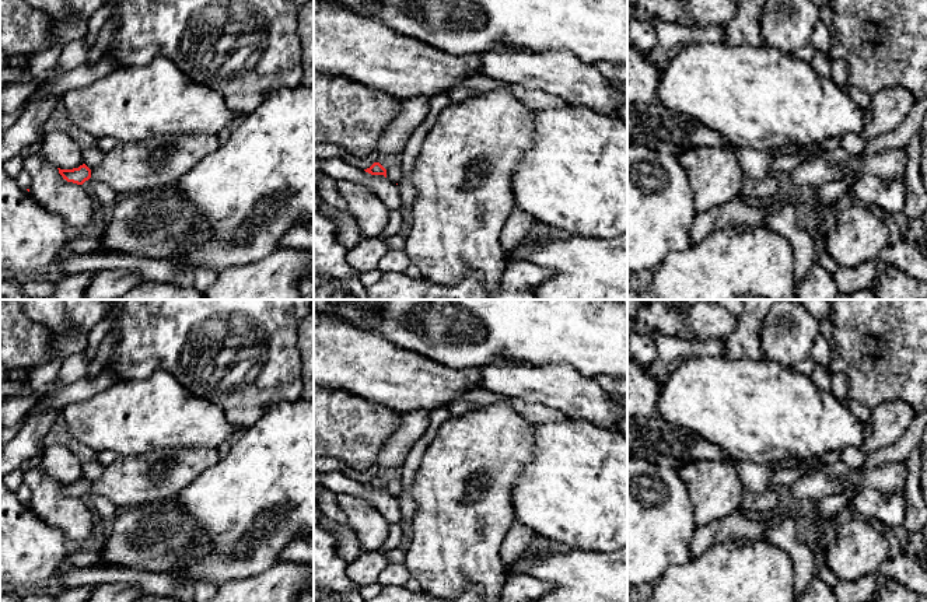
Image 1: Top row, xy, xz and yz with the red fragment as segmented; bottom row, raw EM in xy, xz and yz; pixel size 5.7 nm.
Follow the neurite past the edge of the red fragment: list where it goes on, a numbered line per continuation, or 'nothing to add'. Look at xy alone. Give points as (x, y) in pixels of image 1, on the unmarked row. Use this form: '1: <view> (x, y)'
1: xy (133, 480)

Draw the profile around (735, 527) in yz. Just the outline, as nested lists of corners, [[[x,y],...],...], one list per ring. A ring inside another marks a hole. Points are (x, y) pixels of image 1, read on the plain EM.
[[[738,510],[723,519],[695,528],[692,536],[692,557],[697,557],[711,546],[728,540],[745,545],[769,539],[769,532],[770,526],[766,518],[759,521],[749,519]]]

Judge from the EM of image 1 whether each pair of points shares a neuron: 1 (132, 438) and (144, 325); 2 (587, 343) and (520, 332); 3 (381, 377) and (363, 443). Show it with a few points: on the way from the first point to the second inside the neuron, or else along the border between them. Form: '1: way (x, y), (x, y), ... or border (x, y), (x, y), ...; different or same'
1: border (171, 374), (154, 371), (142, 380), (118, 381); different
2: way (570, 332), (537, 332); same
3: border (345, 388), (371, 402), (395, 409), (402, 415); different

